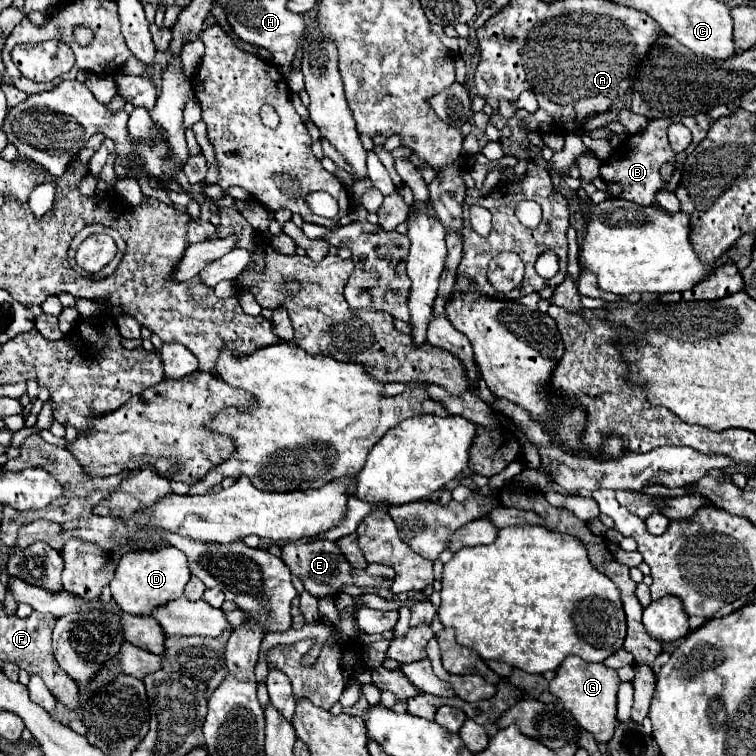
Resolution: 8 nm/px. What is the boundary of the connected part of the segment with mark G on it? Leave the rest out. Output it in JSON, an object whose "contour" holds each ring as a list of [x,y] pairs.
{"contour":[[[569,656],[563,660],[559,670],[555,672],[555,678],[551,680],[551,694],[557,696],[563,706],[575,716],[577,724],[591,732],[597,742],[609,742],[617,724],[617,688],[621,680],[613,668],[607,668],[603,664],[591,664],[583,662],[577,656]]]}

